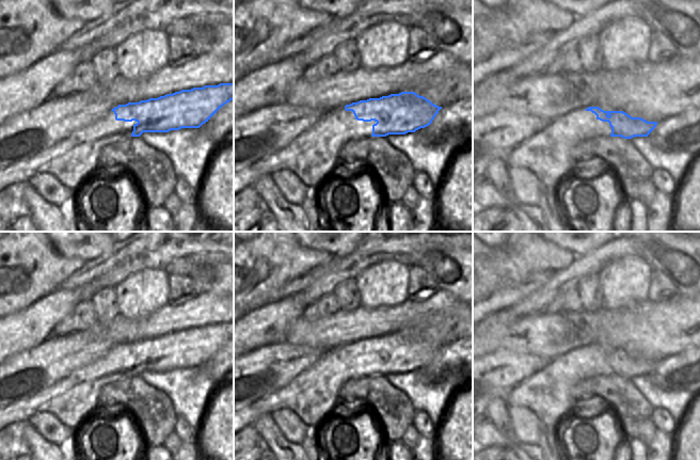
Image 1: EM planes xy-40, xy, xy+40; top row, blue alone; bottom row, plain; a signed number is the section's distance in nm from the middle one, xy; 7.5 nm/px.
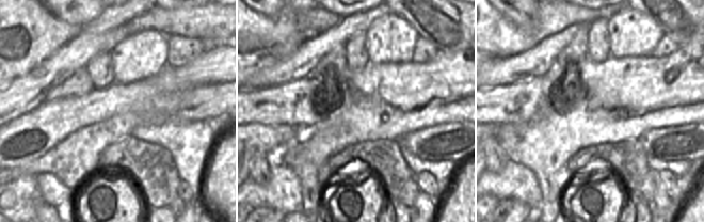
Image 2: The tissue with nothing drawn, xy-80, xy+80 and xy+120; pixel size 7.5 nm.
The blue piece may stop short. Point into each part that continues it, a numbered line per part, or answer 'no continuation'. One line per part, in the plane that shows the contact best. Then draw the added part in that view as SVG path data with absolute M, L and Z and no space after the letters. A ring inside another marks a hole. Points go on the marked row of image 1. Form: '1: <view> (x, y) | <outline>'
1: xy (312, 156) | M345 107L327 112L286 147L265 160L234 173L234 195L253 186L262 175L284 169L295 173L307 188L318 189L338 163L338 150L354 139L370 137L372 126L348 126L355 120Z

